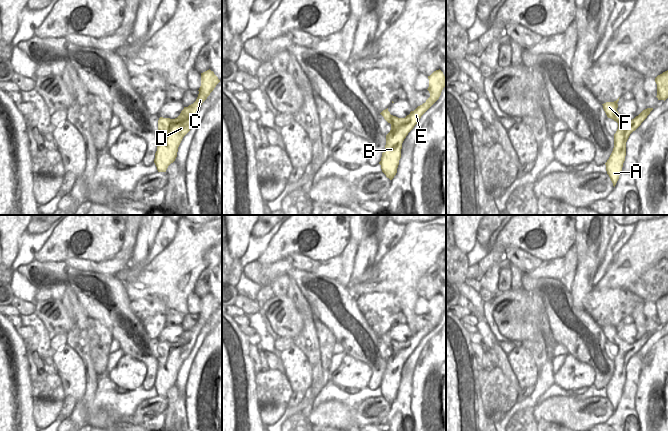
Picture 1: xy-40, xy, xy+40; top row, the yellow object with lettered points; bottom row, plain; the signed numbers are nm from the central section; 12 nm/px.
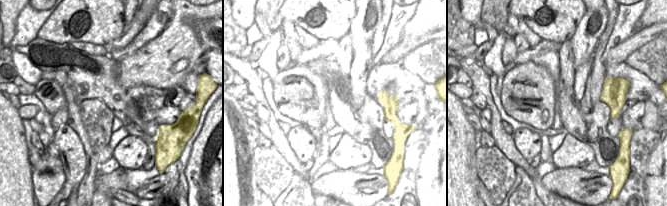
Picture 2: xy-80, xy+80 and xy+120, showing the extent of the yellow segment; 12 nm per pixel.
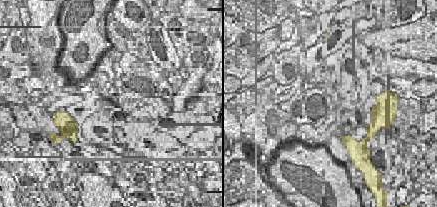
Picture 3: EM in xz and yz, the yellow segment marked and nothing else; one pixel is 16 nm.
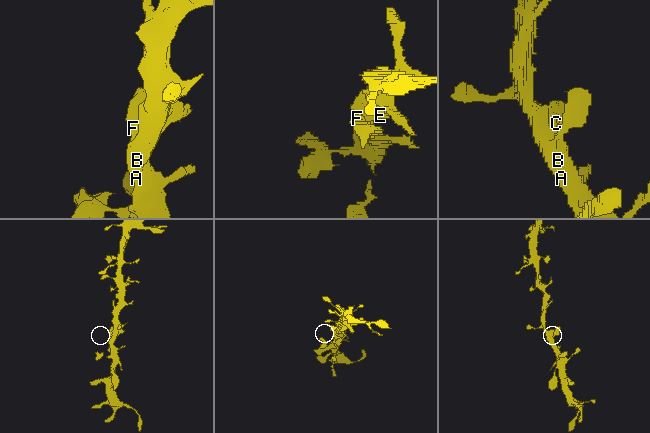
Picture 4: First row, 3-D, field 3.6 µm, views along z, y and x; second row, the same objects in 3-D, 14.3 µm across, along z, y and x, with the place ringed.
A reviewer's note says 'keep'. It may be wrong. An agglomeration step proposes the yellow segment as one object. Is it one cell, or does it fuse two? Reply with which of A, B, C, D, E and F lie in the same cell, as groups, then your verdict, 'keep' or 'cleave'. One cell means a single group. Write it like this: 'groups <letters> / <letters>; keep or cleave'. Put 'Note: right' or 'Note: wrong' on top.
Note: right
groups A B C D E F; keep

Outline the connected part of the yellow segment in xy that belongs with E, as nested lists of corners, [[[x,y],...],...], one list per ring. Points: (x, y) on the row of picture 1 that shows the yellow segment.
[[[440,69],[434,71],[428,76],[428,79],[429,87],[427,90],[430,93],[430,97],[425,103],[418,106],[414,111],[411,111],[405,118],[391,115],[388,108],[380,113],[391,124],[391,130],[386,135],[385,149],[379,162],[382,172],[390,180],[397,173],[404,139],[418,123],[421,116],[439,99],[443,88],[446,86],[446,77]]]

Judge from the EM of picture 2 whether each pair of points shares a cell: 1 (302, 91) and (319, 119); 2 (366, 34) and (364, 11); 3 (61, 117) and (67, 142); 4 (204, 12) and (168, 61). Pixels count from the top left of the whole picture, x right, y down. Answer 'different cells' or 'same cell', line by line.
1: same cell
2: same cell
3: different cells
4: same cell

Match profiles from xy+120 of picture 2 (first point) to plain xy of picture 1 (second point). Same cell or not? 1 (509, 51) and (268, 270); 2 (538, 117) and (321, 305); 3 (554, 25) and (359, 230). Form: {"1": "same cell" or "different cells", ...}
{"1": "different cells", "2": "different cells", "3": "different cells"}

